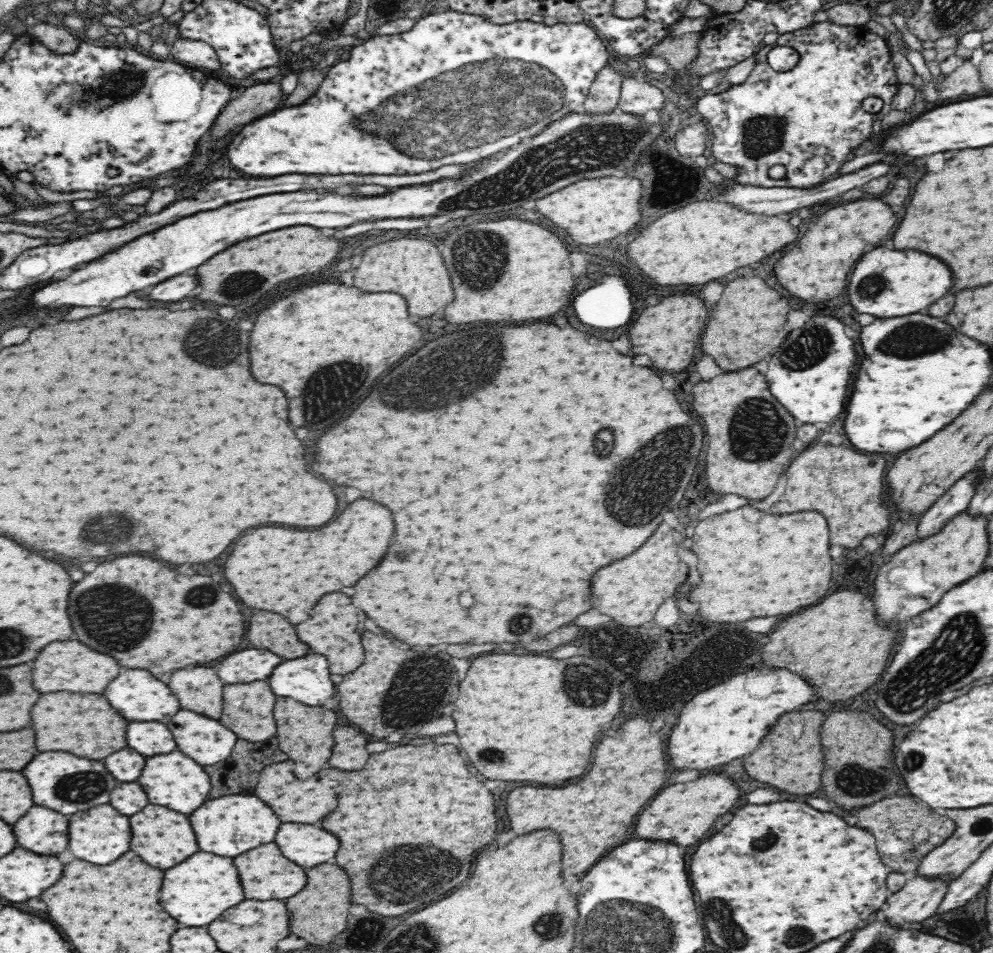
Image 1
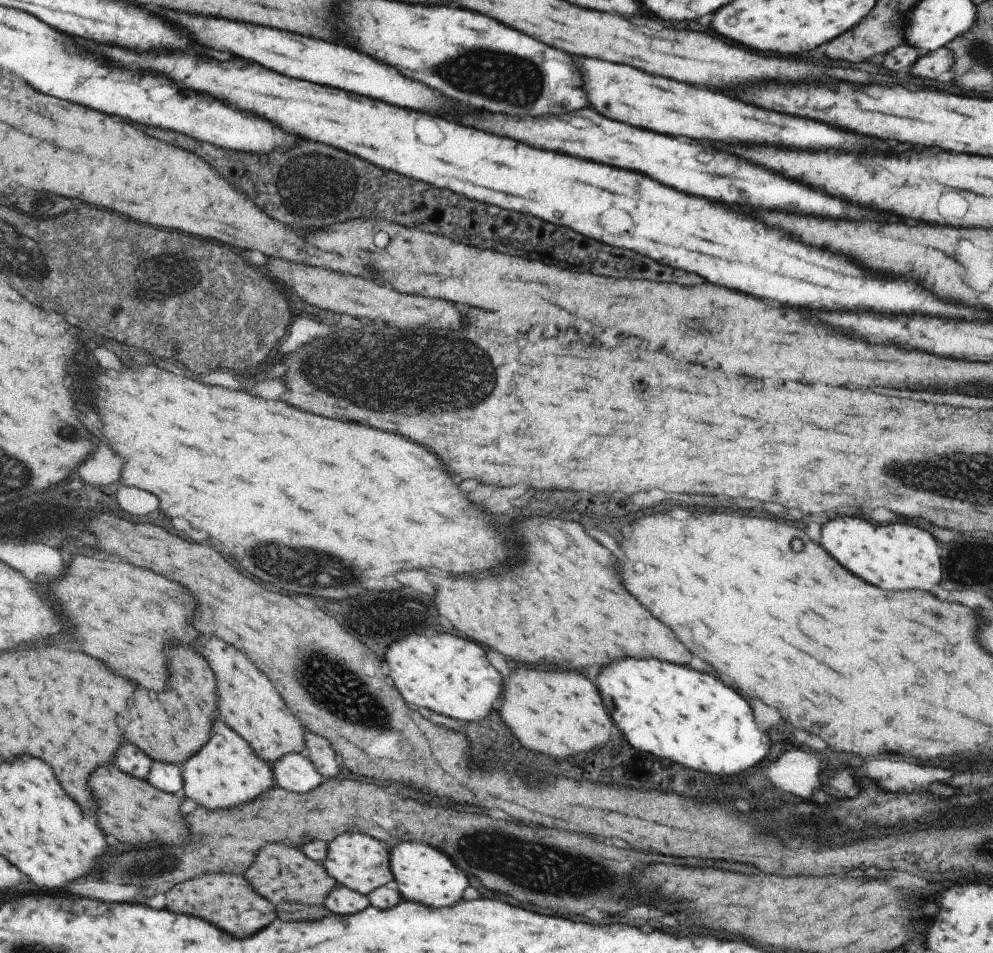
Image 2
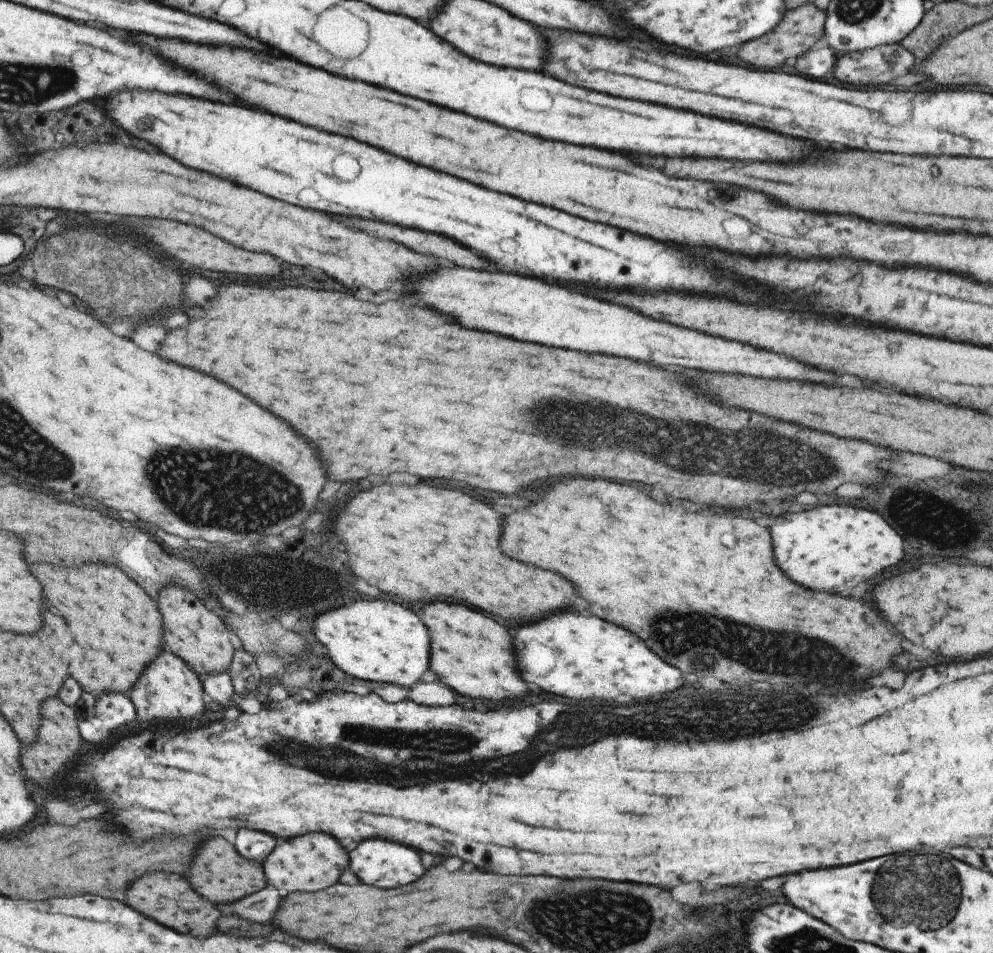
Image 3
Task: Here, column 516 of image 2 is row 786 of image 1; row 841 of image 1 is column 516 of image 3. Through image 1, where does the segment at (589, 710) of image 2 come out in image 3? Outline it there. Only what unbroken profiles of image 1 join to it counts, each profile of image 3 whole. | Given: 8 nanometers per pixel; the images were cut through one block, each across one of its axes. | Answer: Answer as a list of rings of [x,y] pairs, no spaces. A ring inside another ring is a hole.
[[[433,602],[421,610],[421,622],[427,624],[431,636],[431,670],[451,690],[467,698],[483,698],[493,702],[509,702],[527,694],[527,684],[513,664],[511,634],[481,612],[461,604]]]

